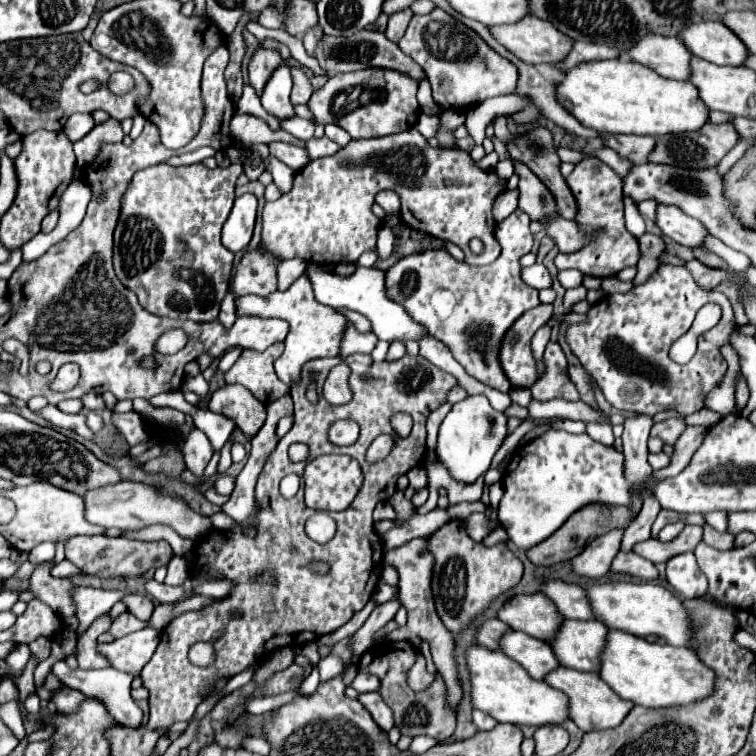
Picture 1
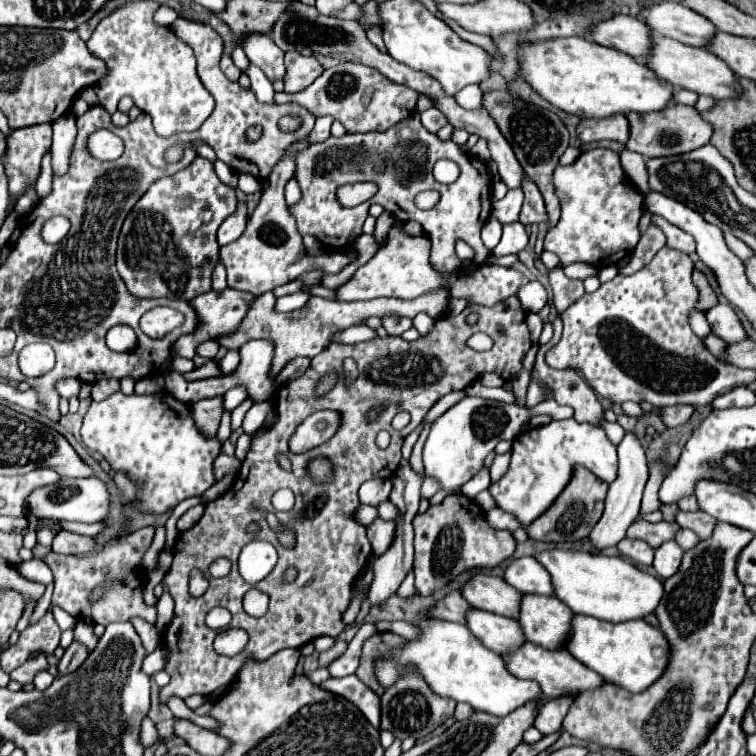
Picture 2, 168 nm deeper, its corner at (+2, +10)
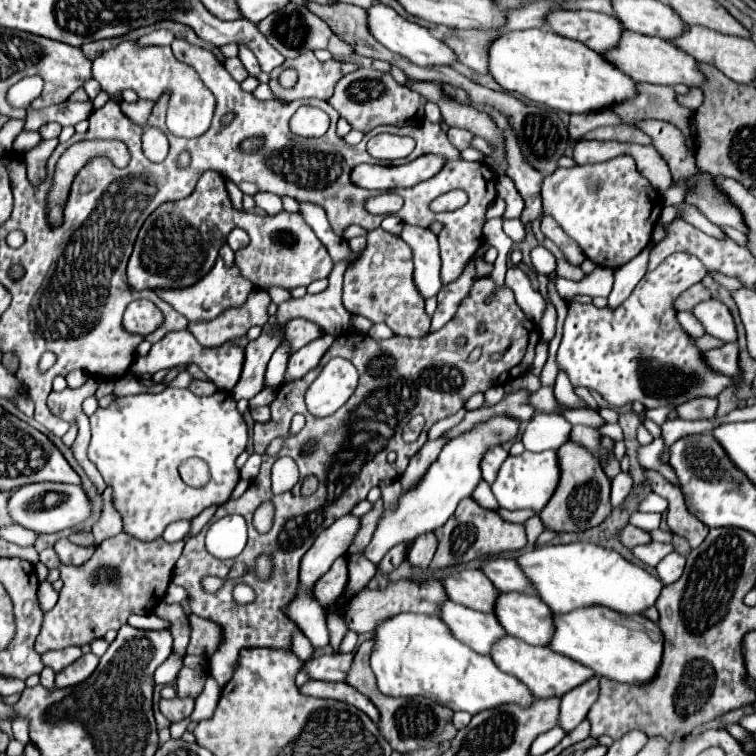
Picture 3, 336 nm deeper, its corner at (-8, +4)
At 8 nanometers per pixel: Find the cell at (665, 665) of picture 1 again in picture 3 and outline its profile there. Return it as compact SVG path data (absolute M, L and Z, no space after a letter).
M582 606L566 614L554 614L554 636L548 648L592 668L598 676L644 684L658 672L658 664L662 662L662 644L664 636L658 624L646 616L624 616L606 606Z

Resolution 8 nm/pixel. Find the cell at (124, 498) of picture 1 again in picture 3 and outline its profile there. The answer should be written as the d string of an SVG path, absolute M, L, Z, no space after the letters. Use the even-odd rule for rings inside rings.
M56 482L26 484L10 494L8 514L14 520L14 524L18 524L22 528L28 528L36 534L52 534L52 532L70 528L74 524L82 524L90 516L90 502L88 502L84 490L74 484L56 484ZM46 494L54 494L54 504L48 504L48 506L44 504Z

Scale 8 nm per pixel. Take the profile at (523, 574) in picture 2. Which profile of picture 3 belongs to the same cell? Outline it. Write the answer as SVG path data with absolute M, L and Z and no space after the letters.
M490 558L482 564L480 570L500 592L530 592L526 576L522 576L522 570L514 564L512 558Z

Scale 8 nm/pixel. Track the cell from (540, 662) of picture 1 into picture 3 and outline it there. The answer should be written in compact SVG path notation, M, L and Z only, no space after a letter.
M444 600L440 604L438 618L450 628L450 634L456 640L480 654L488 654L494 640L506 636L506 632L502 632L502 626L498 624L498 620L494 620L492 614L476 612L450 600Z

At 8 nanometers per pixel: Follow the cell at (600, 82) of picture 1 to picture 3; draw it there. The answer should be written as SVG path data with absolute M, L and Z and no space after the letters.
M538 28L512 30L490 42L488 74L502 86L502 90L518 92L532 102L568 114L610 108L614 102L632 98L636 86L636 82L618 72L618 68L608 64L598 52L586 48L586 44Z

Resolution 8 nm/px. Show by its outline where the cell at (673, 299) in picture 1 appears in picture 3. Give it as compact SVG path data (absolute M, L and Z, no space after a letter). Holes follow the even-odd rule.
M678 252L660 262L656 270L646 272L634 292L616 310L572 302L568 306L564 338L558 348L560 370L568 372L574 388L584 386L596 390L616 408L632 400L640 400L646 408L676 408L696 396L718 396L736 380L718 376L702 364L702 352L682 330L672 308L674 298L704 276L706 268L702 268L696 256ZM690 386L698 386L700 390L686 390Z

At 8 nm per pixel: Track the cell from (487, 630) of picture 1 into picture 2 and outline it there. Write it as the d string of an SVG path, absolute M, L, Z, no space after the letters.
M454 592L454 594L448 594L444 600L438 602L438 606L432 610L432 616L440 618L440 620L450 620L450 622L466 624L466 614L470 610L472 610L470 602L466 602L462 594Z

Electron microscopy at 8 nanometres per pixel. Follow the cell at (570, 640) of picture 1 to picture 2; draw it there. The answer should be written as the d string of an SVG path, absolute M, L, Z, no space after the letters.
M524 594L520 626L528 642L546 650L562 650L572 632L574 612L558 598Z

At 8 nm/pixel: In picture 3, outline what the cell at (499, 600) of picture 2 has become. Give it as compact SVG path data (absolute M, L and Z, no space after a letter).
M472 568L460 570L442 580L442 588L452 602L480 612L492 612L494 596L498 596L498 590L490 584L490 580L486 580L480 570Z

